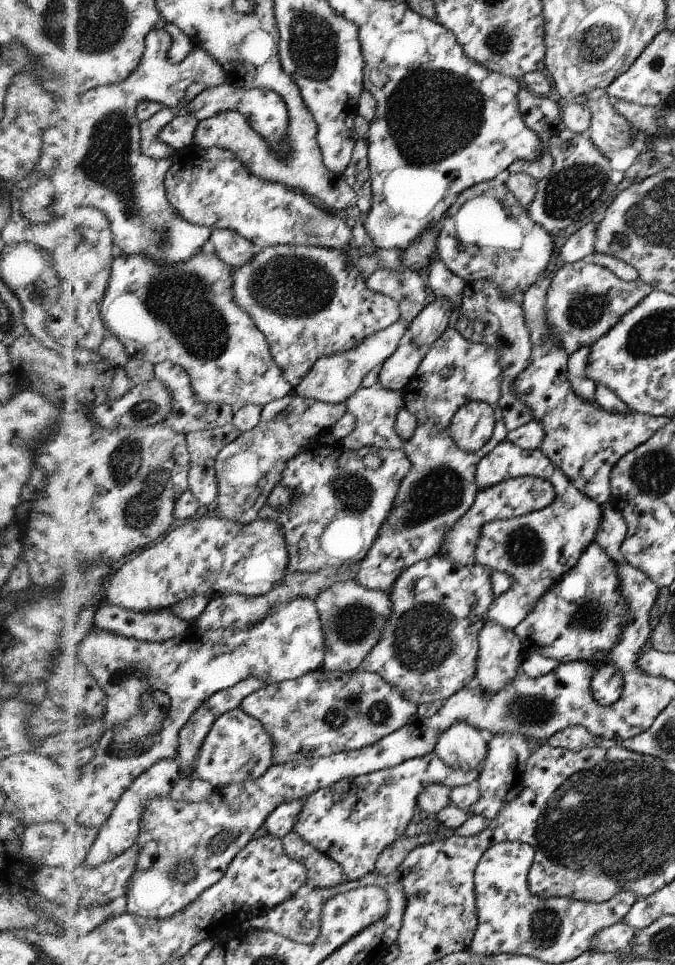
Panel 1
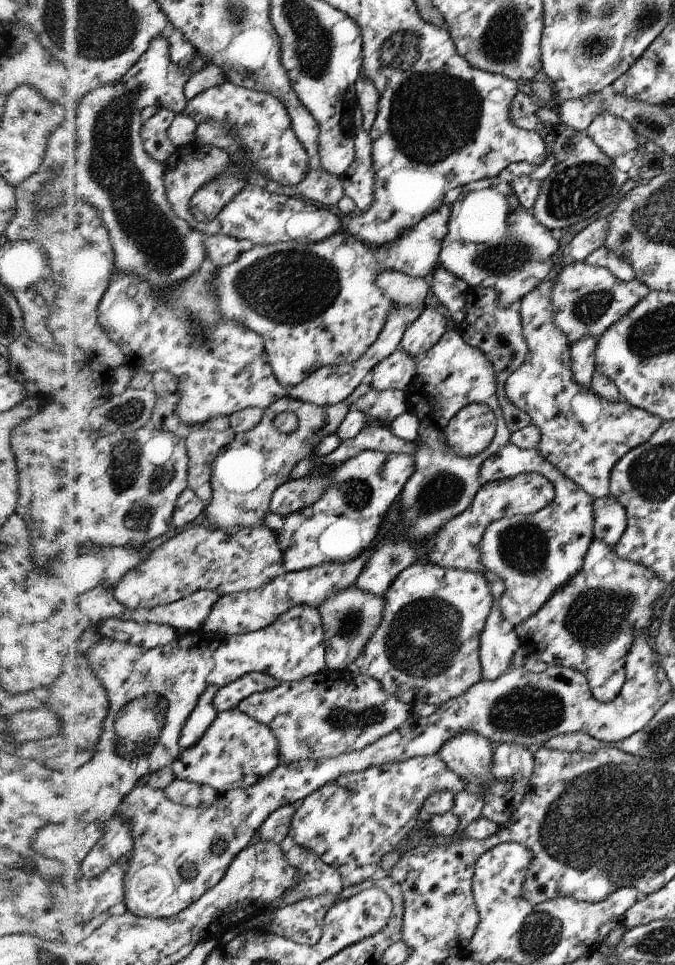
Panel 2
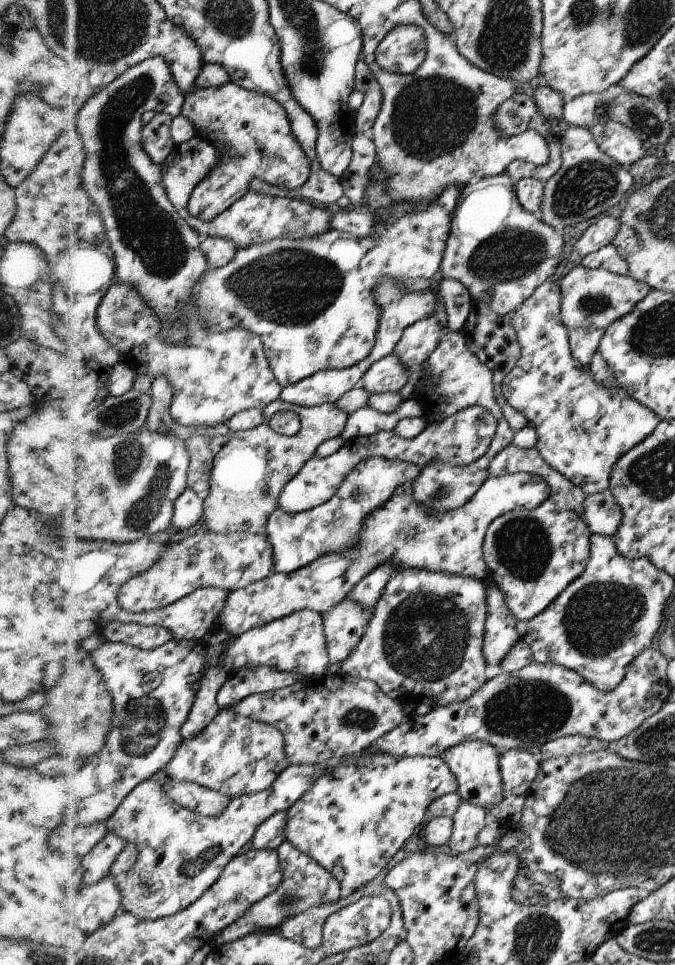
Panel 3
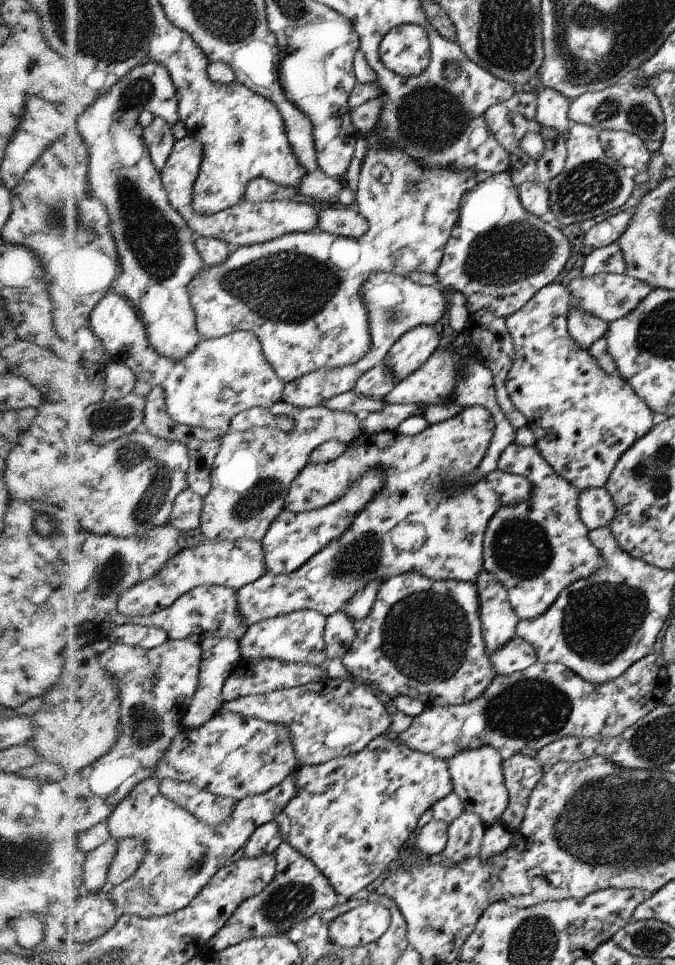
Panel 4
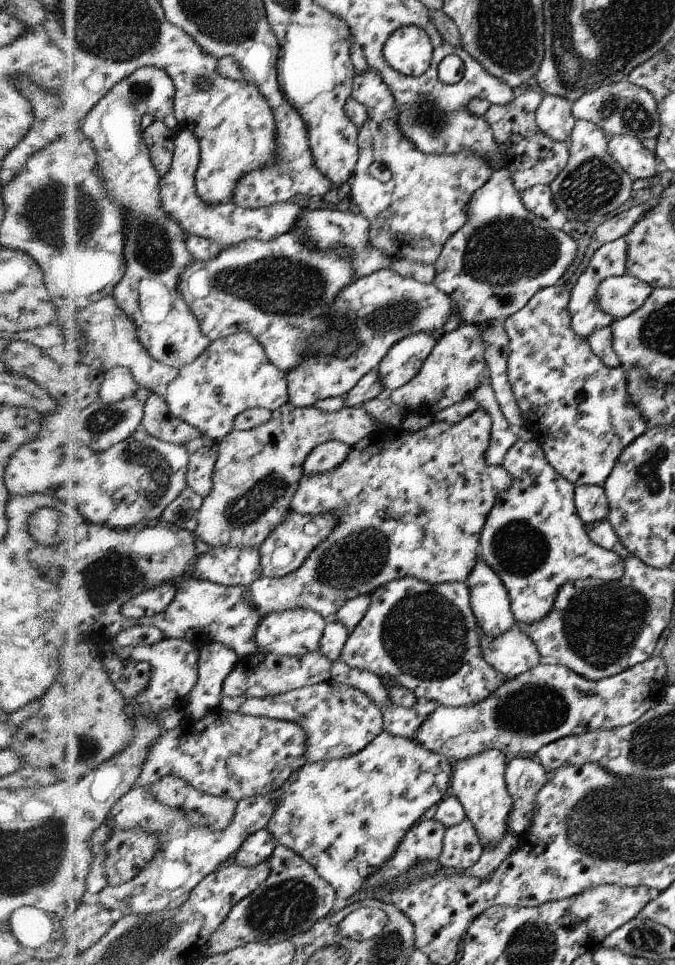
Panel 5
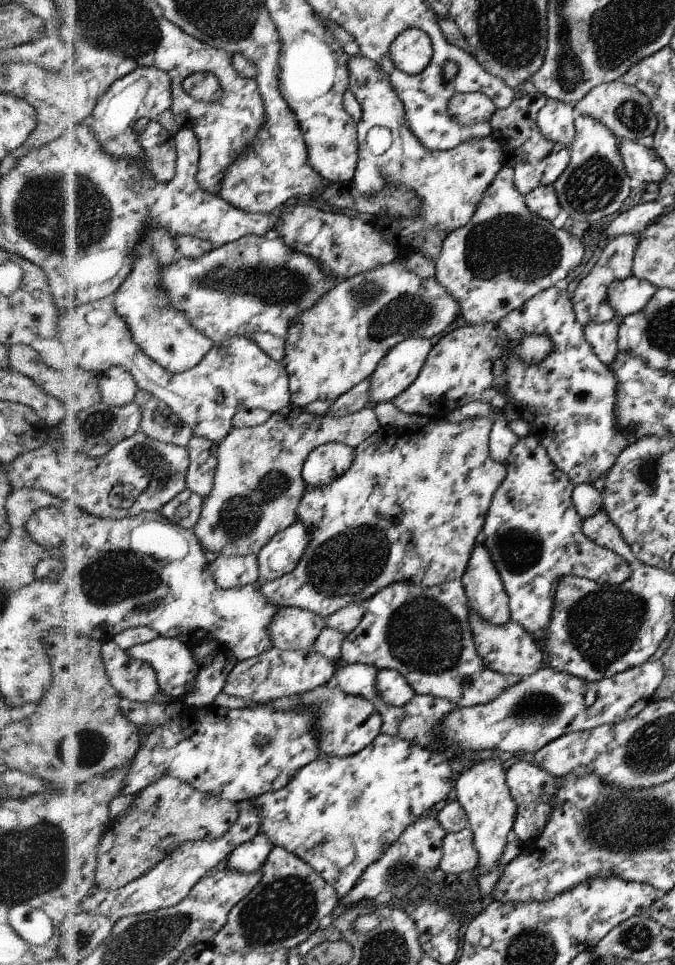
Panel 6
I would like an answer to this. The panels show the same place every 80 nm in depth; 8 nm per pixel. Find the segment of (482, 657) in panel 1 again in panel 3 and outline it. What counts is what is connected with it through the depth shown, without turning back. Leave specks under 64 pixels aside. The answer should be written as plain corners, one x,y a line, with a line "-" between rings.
488,577
481,580
486,590
486,620
484,622
483,653
487,664
497,664
507,656
519,640
516,618
505,604
501,591

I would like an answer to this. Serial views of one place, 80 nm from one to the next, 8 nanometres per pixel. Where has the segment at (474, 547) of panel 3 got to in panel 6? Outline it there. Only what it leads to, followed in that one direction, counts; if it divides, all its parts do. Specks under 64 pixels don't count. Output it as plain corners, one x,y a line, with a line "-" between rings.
475,417
458,423
438,419
429,420
427,424
420,427
411,425
409,430
405,430
405,432
396,432
391,428
380,428
371,436
365,438
354,448
354,459
341,476
323,487
307,486
308,489
305,491
298,509
298,520
305,523
312,537
297,568
280,579
266,583
258,582
256,584
257,588
279,608
299,607
309,609
313,611
313,614
325,618
345,605
367,602
369,597
373,597
381,589
385,589
393,583
407,581
419,586
430,587
455,579
459,581
460,576
467,568
472,548
477,543
480,530
483,528
484,518
487,516
488,509
491,508
492,494
496,492
501,481
505,478
506,468
504,464
497,462
488,450
491,430
492,422
486,418

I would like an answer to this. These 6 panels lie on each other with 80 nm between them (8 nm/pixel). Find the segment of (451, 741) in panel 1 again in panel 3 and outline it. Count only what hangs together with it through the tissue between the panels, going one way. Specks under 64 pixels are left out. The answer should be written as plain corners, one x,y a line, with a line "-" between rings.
463,741
447,749
440,758
448,763
449,770
456,778
456,793
461,801
487,810
502,801
503,780
499,780
500,764
497,764
497,752
493,745
485,741

